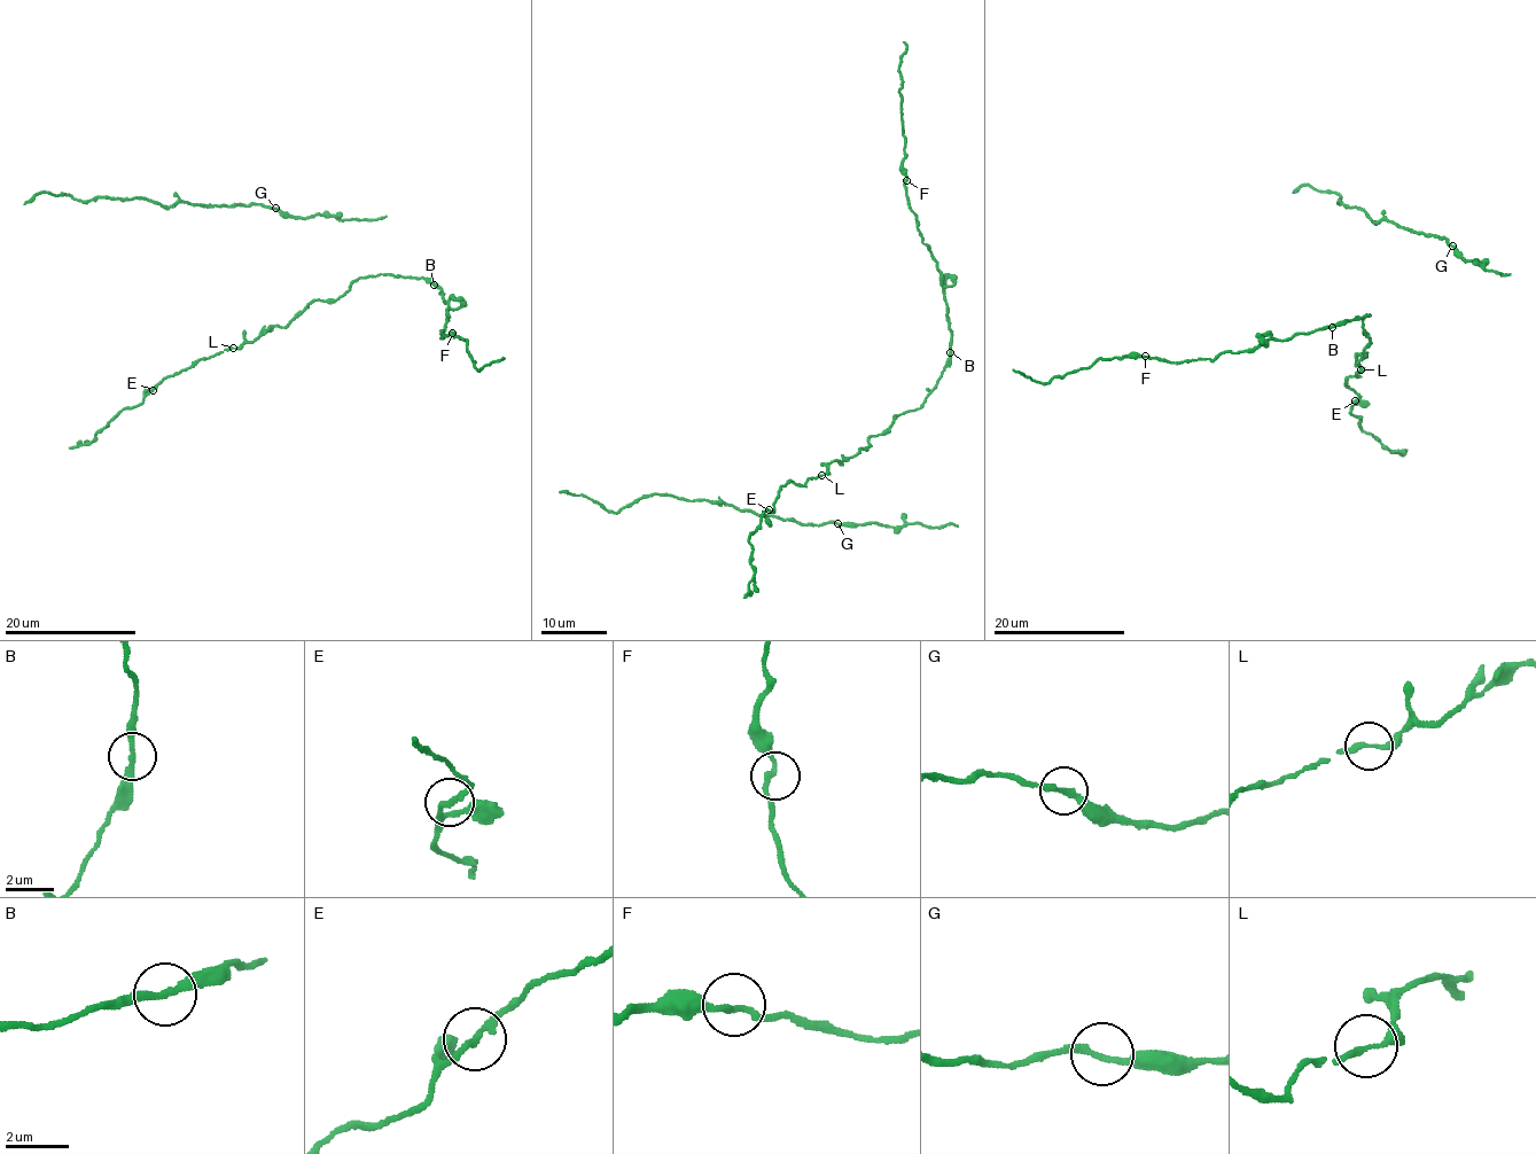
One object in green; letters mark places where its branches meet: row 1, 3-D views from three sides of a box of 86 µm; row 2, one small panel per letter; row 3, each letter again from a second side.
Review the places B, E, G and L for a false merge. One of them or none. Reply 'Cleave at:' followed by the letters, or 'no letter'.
Cleave at: no letter

